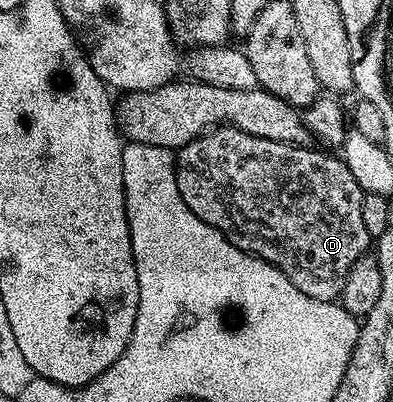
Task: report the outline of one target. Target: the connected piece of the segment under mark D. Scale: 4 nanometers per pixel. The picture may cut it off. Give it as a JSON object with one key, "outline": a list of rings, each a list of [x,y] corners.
{"outline":[[[224,124],[208,130],[206,134],[200,134],[189,144],[179,147],[175,154],[175,179],[185,204],[189,204],[191,211],[201,220],[205,220],[205,224],[217,228],[237,248],[256,254],[258,258],[265,259],[281,272],[285,272],[285,276],[289,276],[289,280],[293,280],[293,284],[297,284],[297,288],[305,292],[305,296],[313,296],[313,300],[322,302],[334,302],[343,293],[345,280],[349,276],[349,268],[353,268],[353,264],[362,254],[368,253],[370,246],[367,245],[372,245],[373,240],[369,232],[365,232],[365,219],[361,212],[364,190],[358,186],[357,180],[353,178],[352,172],[342,157],[330,158],[329,155],[315,149],[306,146],[290,146],[277,140],[253,136],[249,132],[241,132],[236,126]]]}

